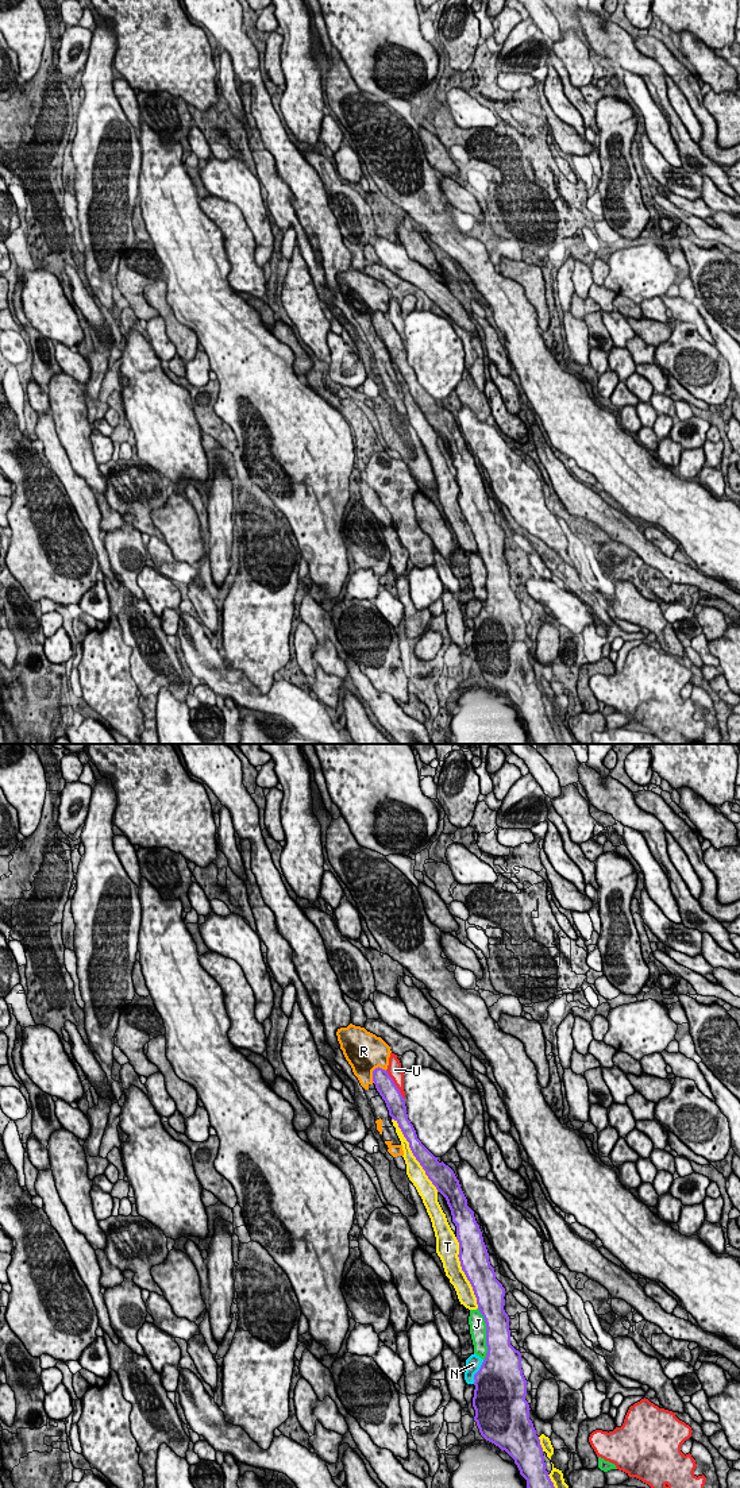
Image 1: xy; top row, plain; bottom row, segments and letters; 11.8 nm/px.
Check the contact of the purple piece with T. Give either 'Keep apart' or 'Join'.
Join

